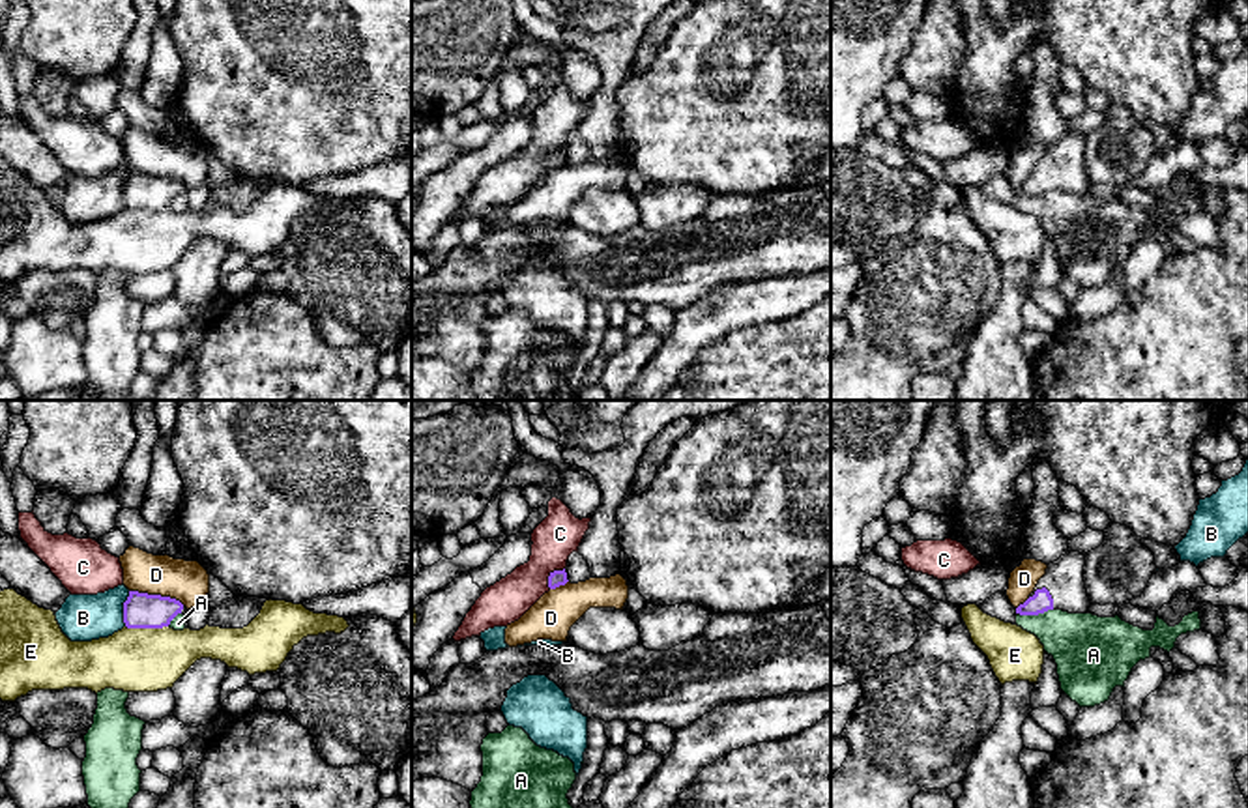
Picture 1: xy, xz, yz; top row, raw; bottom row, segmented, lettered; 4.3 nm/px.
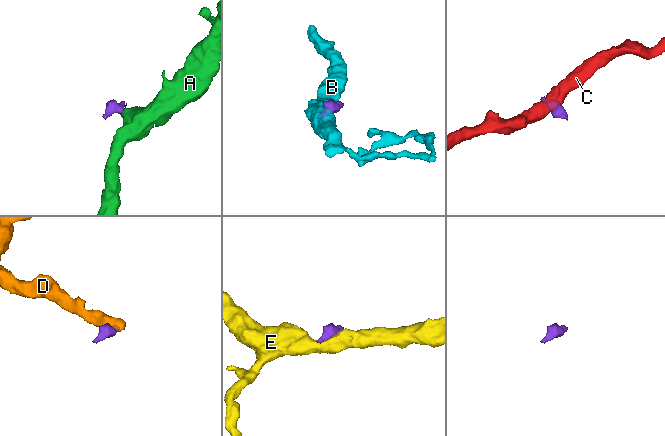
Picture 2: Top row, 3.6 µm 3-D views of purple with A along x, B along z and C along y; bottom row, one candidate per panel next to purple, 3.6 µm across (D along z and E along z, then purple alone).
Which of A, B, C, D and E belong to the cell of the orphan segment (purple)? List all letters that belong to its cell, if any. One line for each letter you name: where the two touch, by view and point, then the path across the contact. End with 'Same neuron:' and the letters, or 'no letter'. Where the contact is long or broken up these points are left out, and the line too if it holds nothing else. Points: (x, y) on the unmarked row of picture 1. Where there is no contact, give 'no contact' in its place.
Same neuron: no letter

